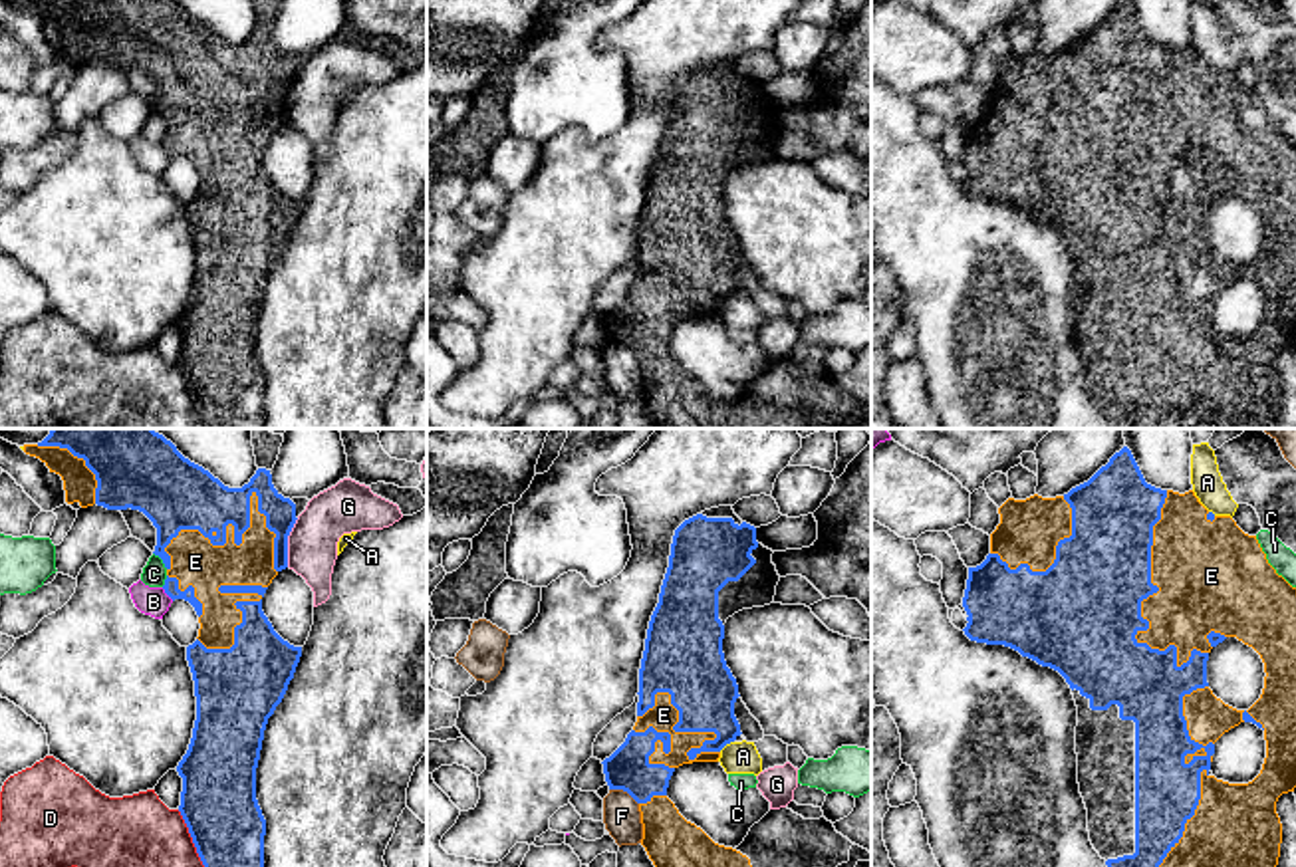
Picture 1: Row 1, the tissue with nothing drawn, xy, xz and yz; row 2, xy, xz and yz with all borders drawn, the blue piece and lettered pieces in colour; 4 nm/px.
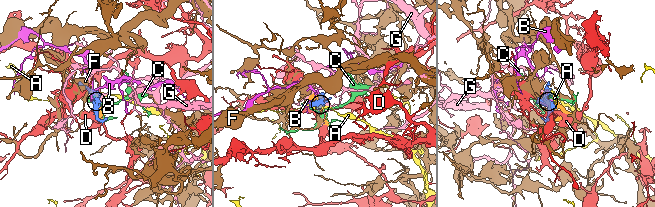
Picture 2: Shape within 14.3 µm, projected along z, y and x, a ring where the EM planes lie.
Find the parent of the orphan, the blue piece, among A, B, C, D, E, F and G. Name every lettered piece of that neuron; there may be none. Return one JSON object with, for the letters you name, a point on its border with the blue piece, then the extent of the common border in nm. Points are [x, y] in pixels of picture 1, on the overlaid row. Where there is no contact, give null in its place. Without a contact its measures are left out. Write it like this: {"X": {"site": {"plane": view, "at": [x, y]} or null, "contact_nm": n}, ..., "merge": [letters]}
{"E": {"site": {"plane": "xy", "at": [225, 536]}, "contact_nm": 480}, "merge": ["E"]}

